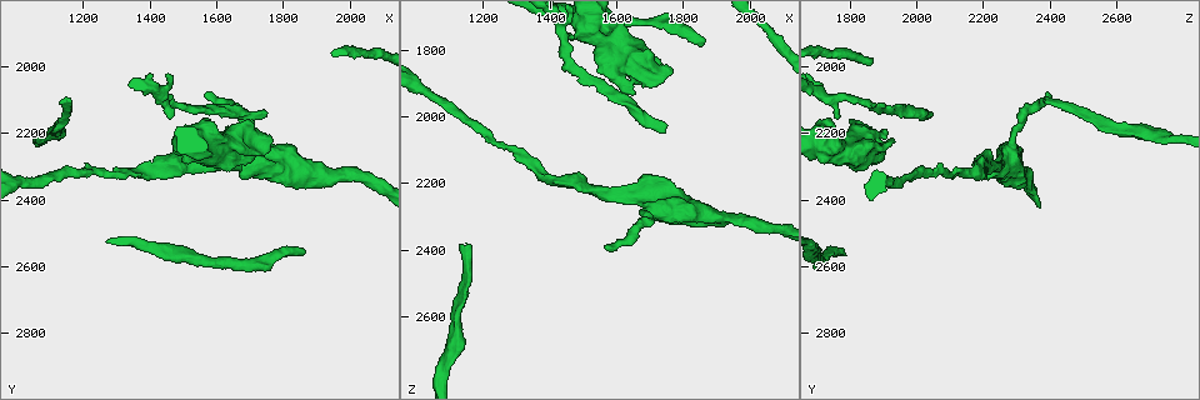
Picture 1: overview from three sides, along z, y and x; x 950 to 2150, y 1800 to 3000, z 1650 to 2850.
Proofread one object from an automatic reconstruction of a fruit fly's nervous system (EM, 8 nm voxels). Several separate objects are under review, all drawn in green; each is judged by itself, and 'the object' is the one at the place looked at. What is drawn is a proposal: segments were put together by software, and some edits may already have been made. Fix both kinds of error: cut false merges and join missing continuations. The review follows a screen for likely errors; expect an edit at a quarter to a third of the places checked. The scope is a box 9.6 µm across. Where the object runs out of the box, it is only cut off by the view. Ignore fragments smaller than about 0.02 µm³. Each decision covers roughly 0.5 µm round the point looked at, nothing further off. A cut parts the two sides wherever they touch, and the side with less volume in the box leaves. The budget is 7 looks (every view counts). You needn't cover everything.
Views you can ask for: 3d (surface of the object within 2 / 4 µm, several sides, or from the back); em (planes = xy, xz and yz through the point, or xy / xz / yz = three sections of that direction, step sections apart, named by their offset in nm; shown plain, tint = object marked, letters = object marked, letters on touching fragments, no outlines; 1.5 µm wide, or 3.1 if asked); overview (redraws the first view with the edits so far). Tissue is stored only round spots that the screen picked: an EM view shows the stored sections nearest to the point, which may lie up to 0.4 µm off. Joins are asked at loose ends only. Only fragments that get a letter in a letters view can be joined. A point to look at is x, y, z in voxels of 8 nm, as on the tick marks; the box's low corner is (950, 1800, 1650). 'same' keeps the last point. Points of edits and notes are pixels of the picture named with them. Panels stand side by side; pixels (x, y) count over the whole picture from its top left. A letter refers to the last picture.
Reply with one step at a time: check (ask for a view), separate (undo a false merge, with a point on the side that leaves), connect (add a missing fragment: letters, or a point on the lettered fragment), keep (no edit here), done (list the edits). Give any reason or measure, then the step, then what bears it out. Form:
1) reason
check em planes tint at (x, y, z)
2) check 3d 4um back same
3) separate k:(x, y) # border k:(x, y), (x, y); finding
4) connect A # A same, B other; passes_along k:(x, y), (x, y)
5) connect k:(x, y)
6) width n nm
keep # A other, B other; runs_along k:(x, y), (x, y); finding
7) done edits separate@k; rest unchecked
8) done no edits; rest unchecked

tapers out
check em planes letters at (1130, 2100, 2390)

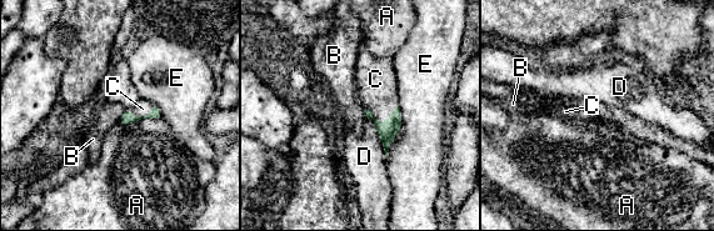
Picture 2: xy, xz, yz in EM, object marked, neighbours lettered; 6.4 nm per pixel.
connect C # A other, B other, C same, D other, E other; passes_along 2:(389, 129), (383, 122), (375, 85); the neuron continues

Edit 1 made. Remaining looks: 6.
check overview

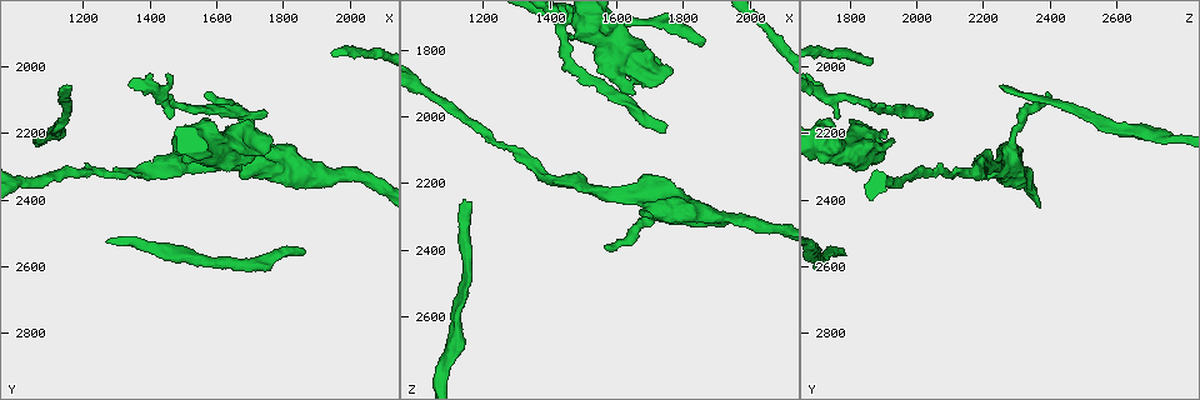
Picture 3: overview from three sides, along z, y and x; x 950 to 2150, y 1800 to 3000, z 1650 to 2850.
an open end
check em planes letters at (1750, 2140, 2050)

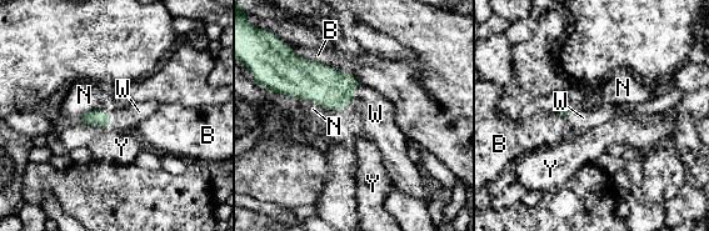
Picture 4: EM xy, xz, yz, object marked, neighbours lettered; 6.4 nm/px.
connect W # B other, N other, W same, Y other; the neuron continues

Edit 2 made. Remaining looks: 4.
check overview

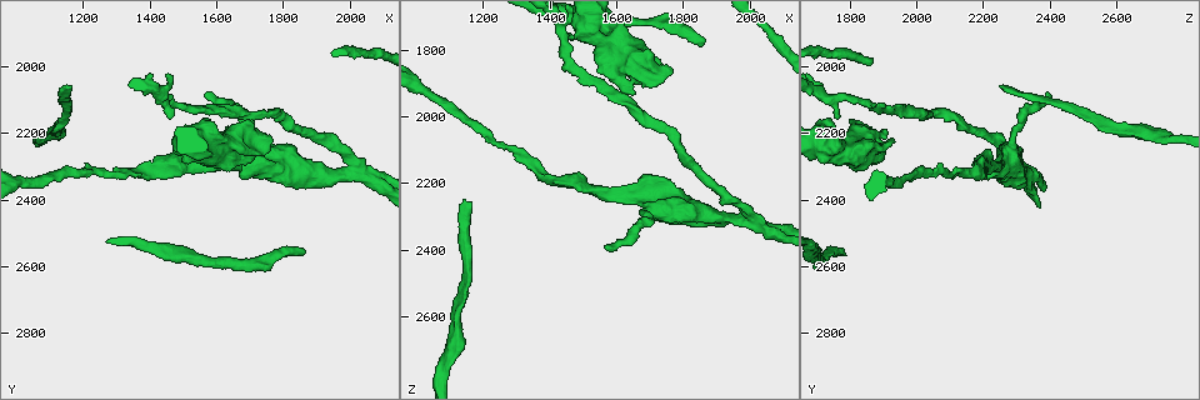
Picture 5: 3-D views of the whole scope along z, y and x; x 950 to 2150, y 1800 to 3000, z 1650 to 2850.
check em xy step 4 tint at (1850, 2570, 1790)

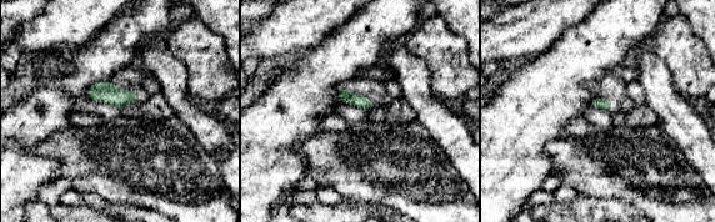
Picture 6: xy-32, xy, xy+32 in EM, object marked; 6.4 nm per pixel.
another direction
check em planes letters same

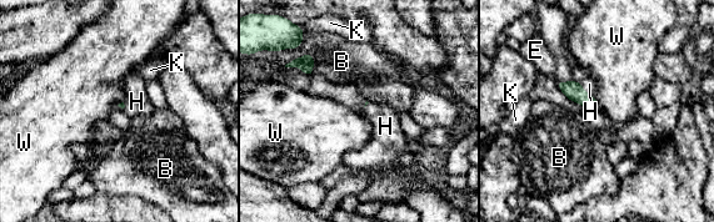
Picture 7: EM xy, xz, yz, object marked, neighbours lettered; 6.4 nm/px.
longest_contact B 190 nm
connect H # B other, E other, H same, K other, W other; it goes on there

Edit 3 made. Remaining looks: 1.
done edits connect@2, connect@4, connect@7; rest unchecked

